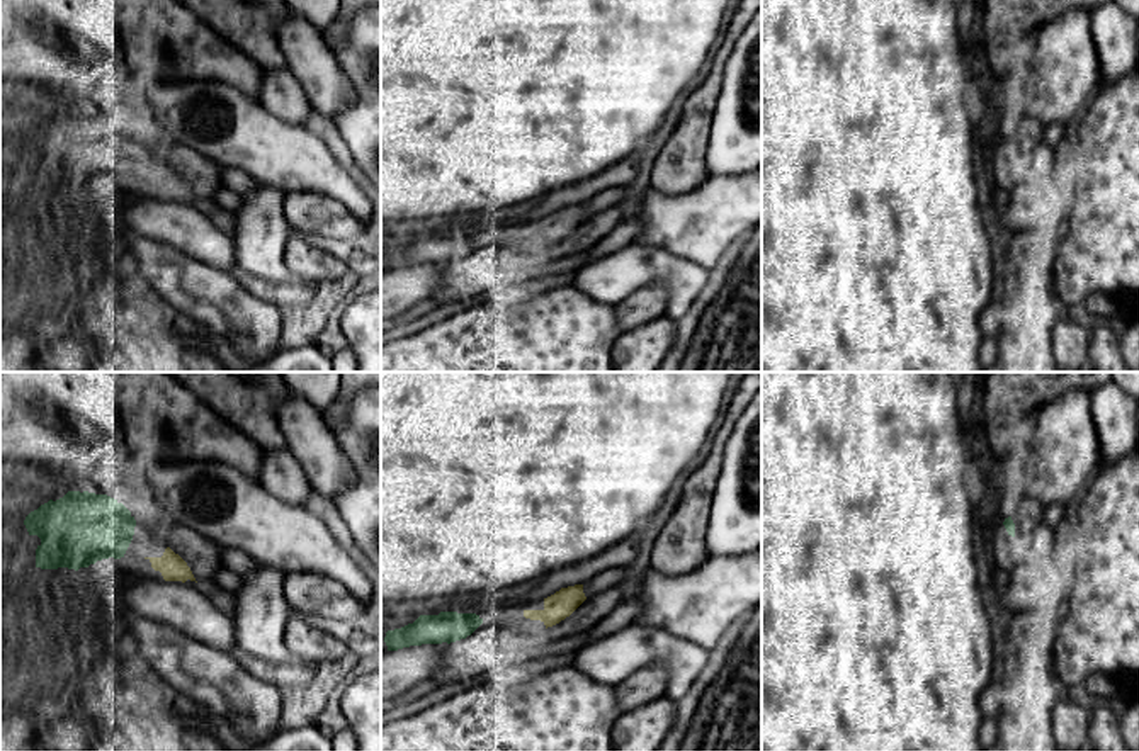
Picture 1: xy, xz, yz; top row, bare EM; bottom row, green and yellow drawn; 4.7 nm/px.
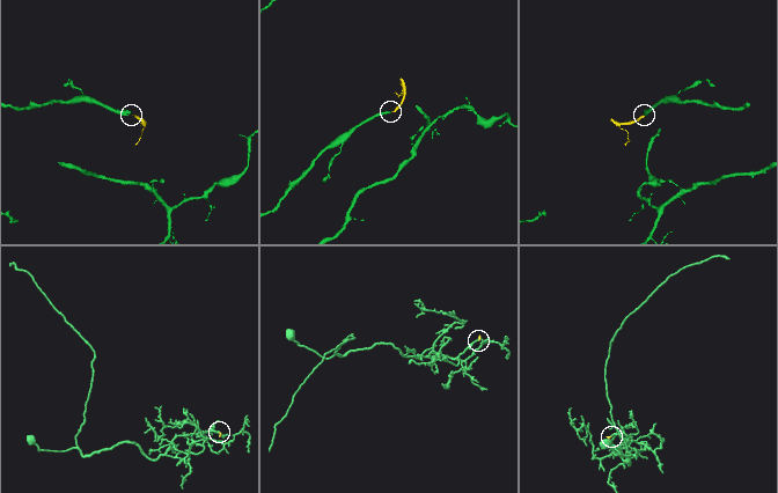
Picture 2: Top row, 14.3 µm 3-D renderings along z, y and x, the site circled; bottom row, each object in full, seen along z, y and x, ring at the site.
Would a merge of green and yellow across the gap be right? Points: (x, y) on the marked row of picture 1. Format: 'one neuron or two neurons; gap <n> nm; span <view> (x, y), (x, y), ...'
one neuron; gap 100 nm; span xy (126, 549), (145, 558)

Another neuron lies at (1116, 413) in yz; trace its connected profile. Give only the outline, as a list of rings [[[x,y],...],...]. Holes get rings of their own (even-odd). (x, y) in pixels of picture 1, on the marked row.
[[[1112,379],[1090,392],[1100,442],[1098,466],[1108,466],[1137,449],[1137,401]]]

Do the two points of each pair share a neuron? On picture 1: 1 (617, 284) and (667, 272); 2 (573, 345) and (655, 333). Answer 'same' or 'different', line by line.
1: same
2: different

